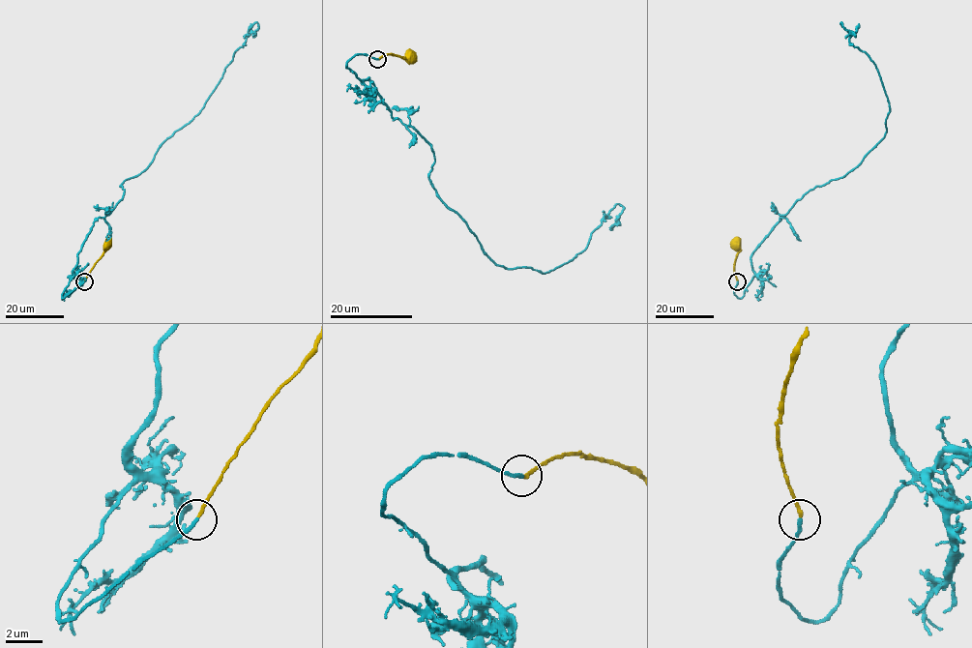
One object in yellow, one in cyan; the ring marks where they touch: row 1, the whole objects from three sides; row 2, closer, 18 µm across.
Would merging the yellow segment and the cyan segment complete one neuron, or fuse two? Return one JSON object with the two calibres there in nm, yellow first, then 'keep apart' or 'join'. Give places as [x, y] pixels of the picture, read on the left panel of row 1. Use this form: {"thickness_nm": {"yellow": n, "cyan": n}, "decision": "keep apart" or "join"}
{"thickness_nm": {"yellow": 180, "cyan": 190}, "decision": "join"}

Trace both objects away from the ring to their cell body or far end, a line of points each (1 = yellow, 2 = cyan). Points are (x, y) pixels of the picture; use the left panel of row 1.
1: (83, 281), (107, 244)
2: (83, 281), (62, 298), (93, 222), (199, 112), (248, 30), (258, 29), (250, 24)

